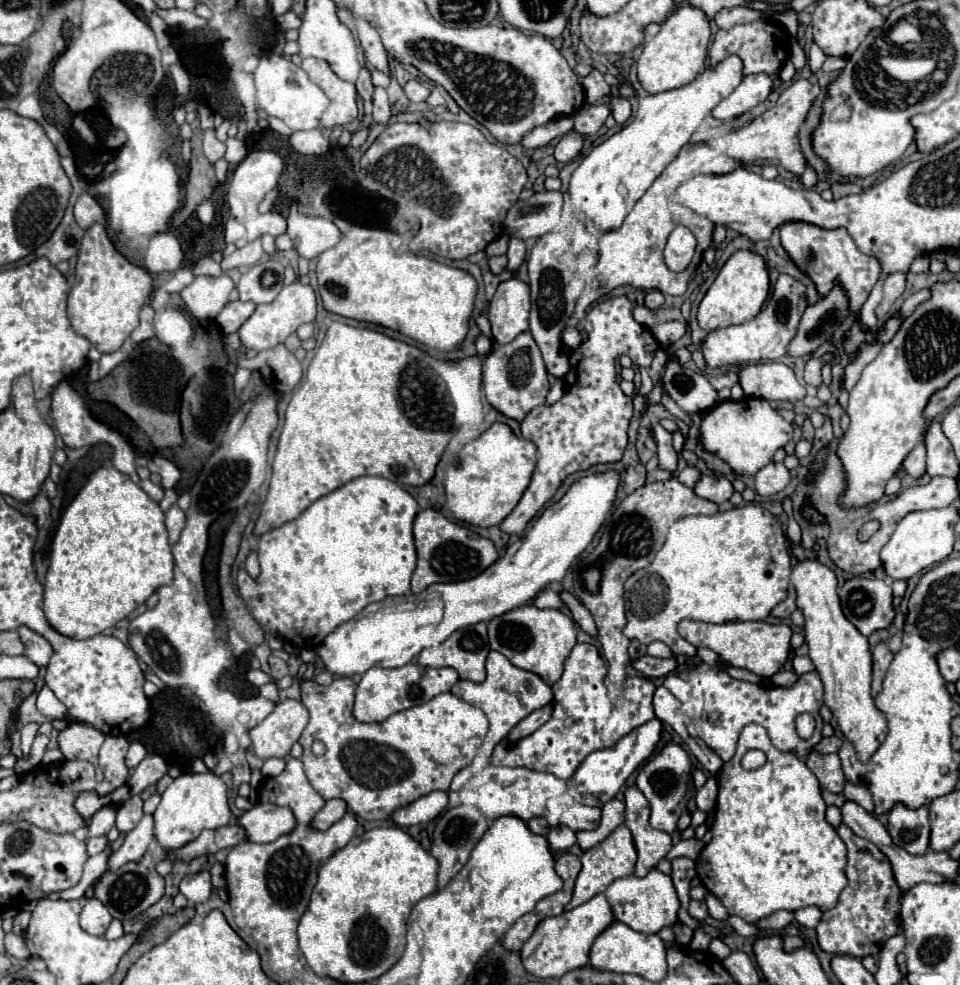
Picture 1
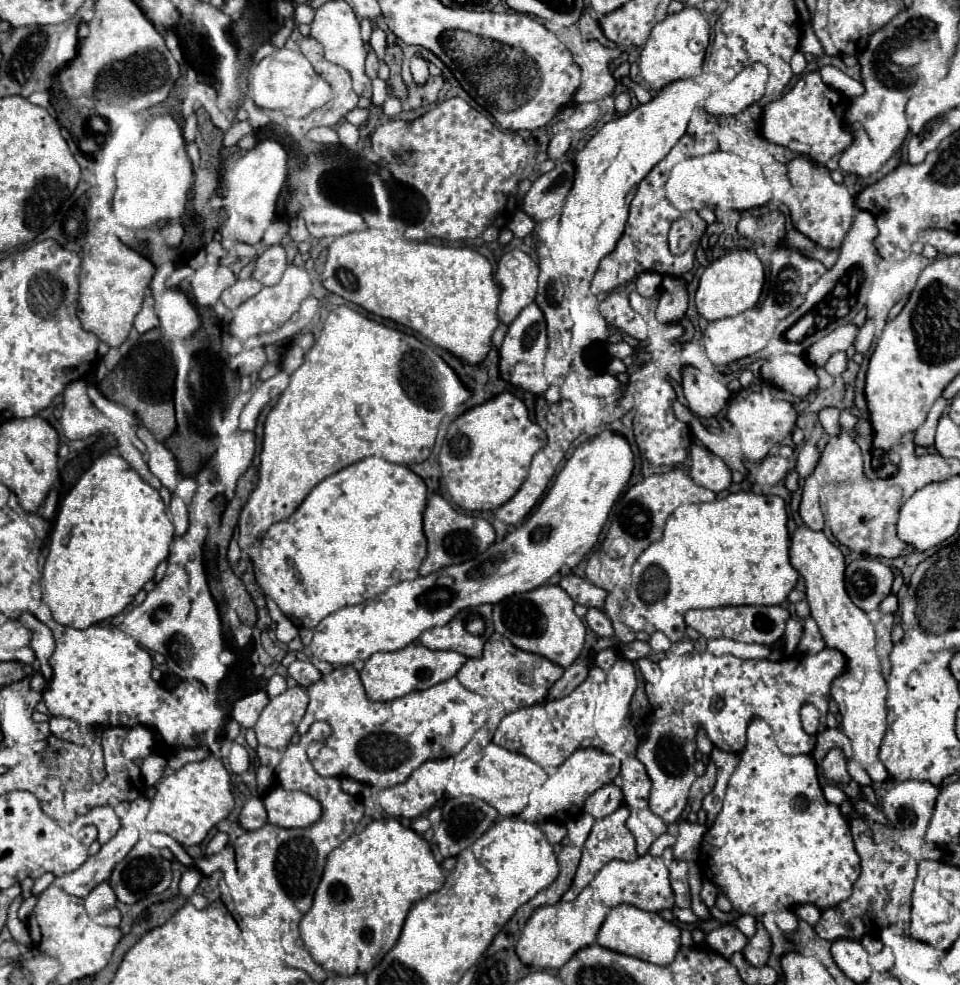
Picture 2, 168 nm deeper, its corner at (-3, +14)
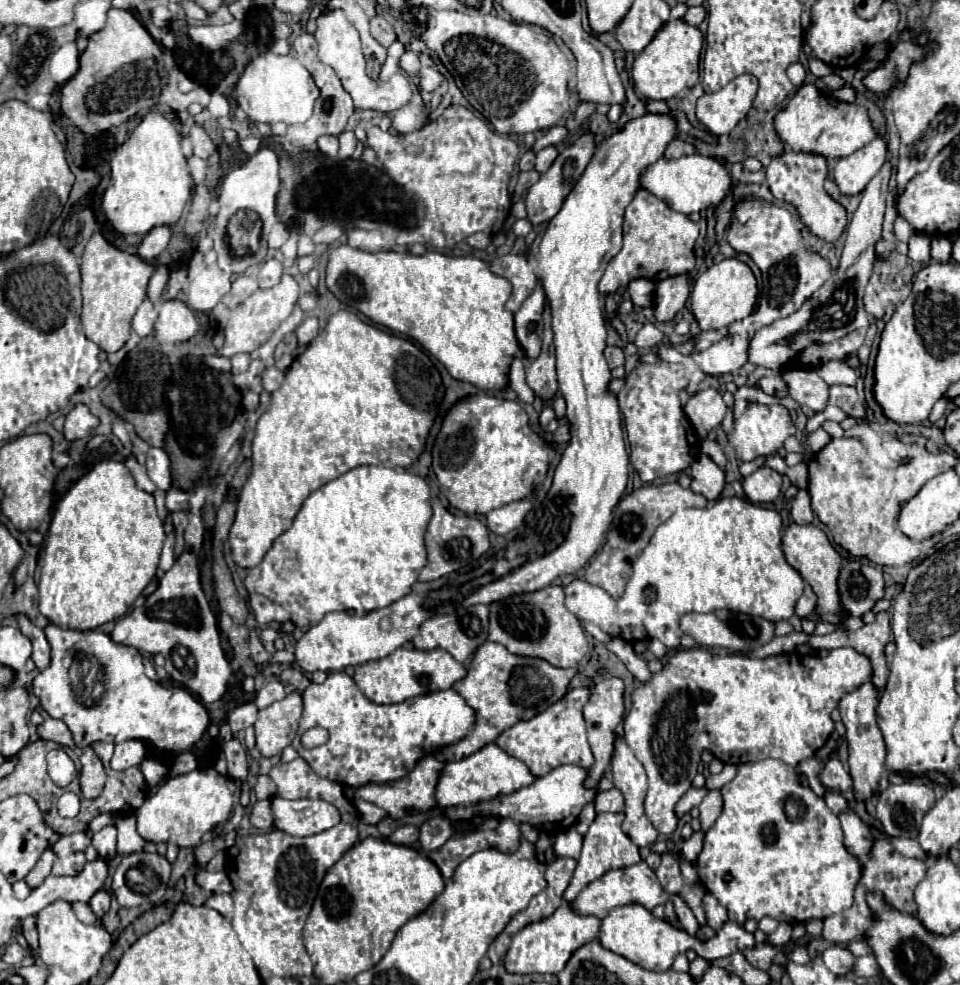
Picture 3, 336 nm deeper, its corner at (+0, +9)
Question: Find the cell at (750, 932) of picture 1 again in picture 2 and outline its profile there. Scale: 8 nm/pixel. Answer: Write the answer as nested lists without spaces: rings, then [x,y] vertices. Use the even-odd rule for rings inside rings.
[[[761,916],[756,918],[757,920],[757,932],[745,945],[743,949],[743,957],[749,965],[753,967],[763,967],[767,963],[767,957],[770,954],[769,947],[769,933],[767,929],[762,925]]]

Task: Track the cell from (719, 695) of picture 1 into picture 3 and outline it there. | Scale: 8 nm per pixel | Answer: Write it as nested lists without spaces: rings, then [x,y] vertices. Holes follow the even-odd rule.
[[[680,647],[670,650],[662,662],[662,670],[652,674],[648,682],[638,684],[632,692],[632,704],[624,714],[622,732],[626,744],[648,774],[648,790],[644,798],[646,818],[665,837],[677,828],[674,804],[686,788],[690,788],[700,752],[708,750],[722,764],[732,766],[764,760],[766,756],[796,766],[798,762],[812,758],[830,738],[834,730],[830,712],[838,706],[840,698],[872,678],[870,660],[854,648],[834,648],[826,656],[802,656],[794,651],[770,658],[746,658],[712,654],[702,648]]]

